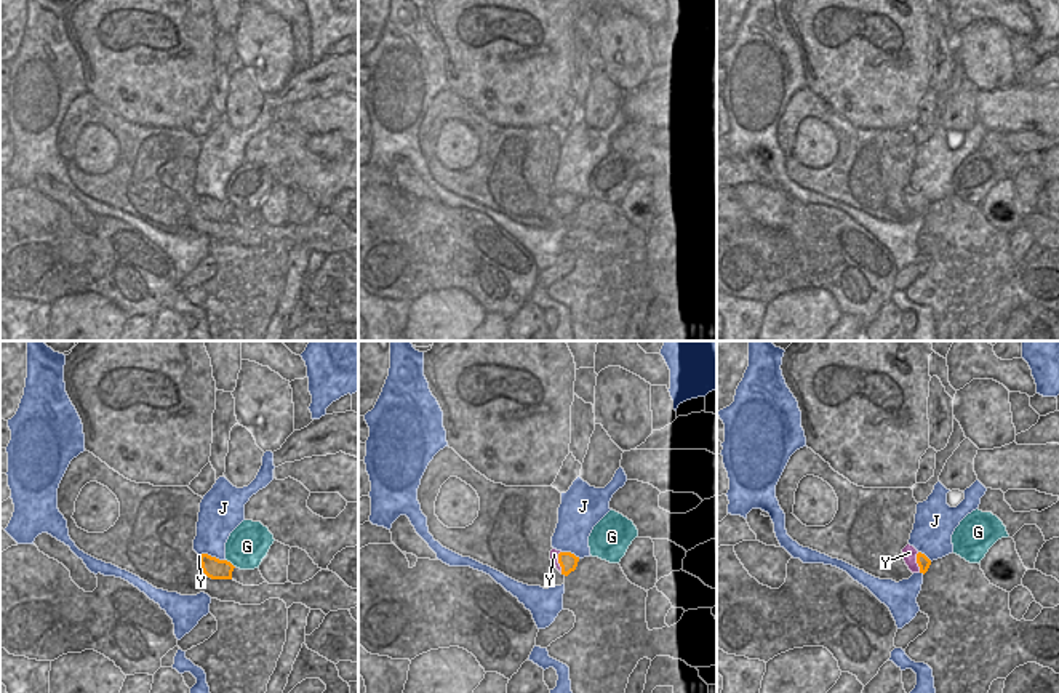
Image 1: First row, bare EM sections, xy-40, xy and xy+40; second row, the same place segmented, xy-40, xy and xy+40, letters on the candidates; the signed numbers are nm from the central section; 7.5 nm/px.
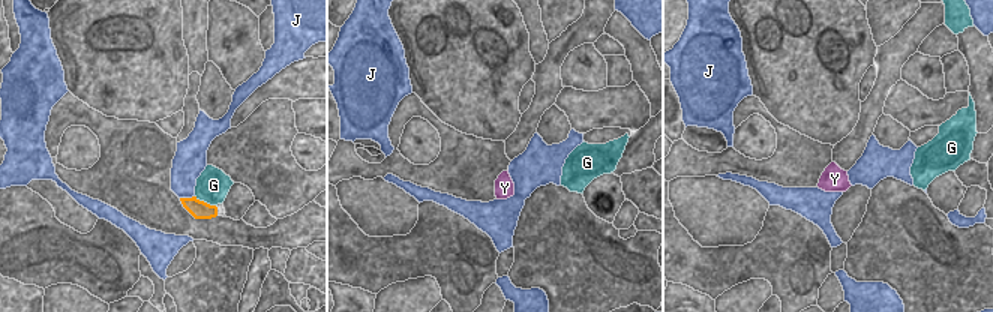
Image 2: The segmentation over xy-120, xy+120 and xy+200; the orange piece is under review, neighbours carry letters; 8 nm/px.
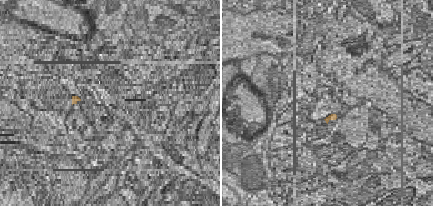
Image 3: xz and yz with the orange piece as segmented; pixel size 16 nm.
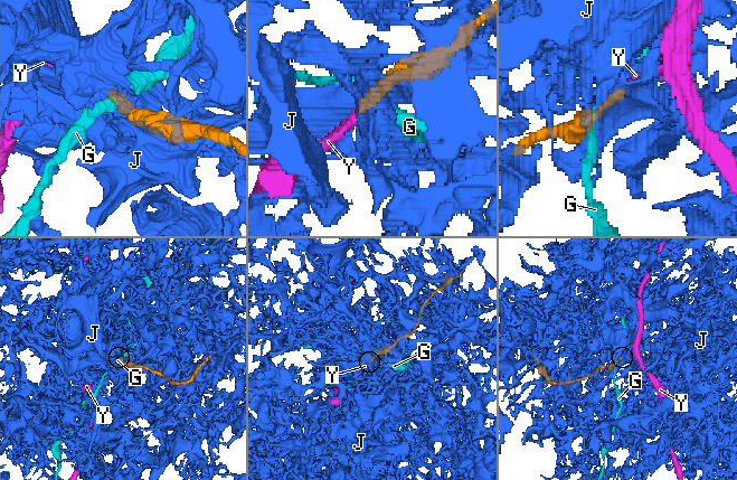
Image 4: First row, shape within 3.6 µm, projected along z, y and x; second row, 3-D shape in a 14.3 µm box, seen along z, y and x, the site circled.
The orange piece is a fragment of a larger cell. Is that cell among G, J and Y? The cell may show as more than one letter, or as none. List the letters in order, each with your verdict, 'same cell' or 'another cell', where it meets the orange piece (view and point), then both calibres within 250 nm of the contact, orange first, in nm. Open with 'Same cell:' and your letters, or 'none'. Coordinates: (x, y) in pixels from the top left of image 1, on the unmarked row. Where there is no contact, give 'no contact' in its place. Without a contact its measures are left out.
Same cell: Y
G: another cell; contact xy-40 (231, 205); calibres 160 and 300 nm
J: another cell; contact xy-40 (213, 199); calibres 160 and 260 nm
Y: same cell; contact xy (559, 204); calibres 140 and 70 nm

